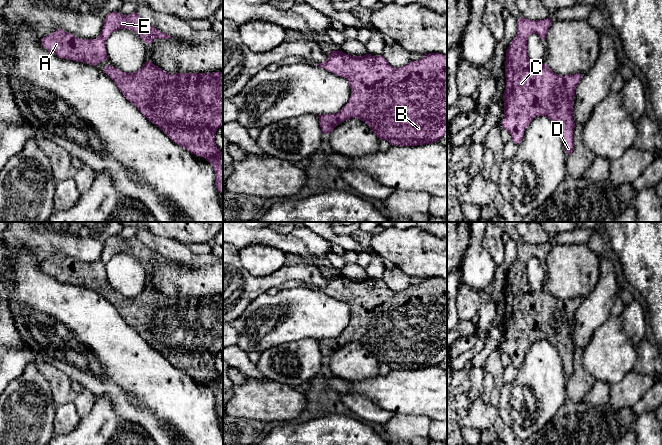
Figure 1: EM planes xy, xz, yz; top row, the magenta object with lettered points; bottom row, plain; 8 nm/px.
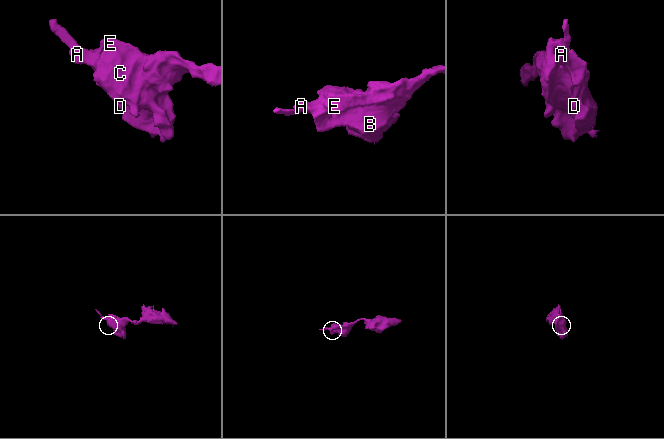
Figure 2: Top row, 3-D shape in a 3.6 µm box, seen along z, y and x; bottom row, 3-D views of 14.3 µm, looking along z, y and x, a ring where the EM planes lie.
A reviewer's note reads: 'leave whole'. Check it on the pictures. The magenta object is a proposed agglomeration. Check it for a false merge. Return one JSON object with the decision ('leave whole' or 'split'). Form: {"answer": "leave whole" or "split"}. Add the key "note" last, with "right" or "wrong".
{"answer": "leave whole", "note": "right"}

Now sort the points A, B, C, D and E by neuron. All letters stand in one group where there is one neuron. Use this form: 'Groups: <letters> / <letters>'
Groups: A B C D E

